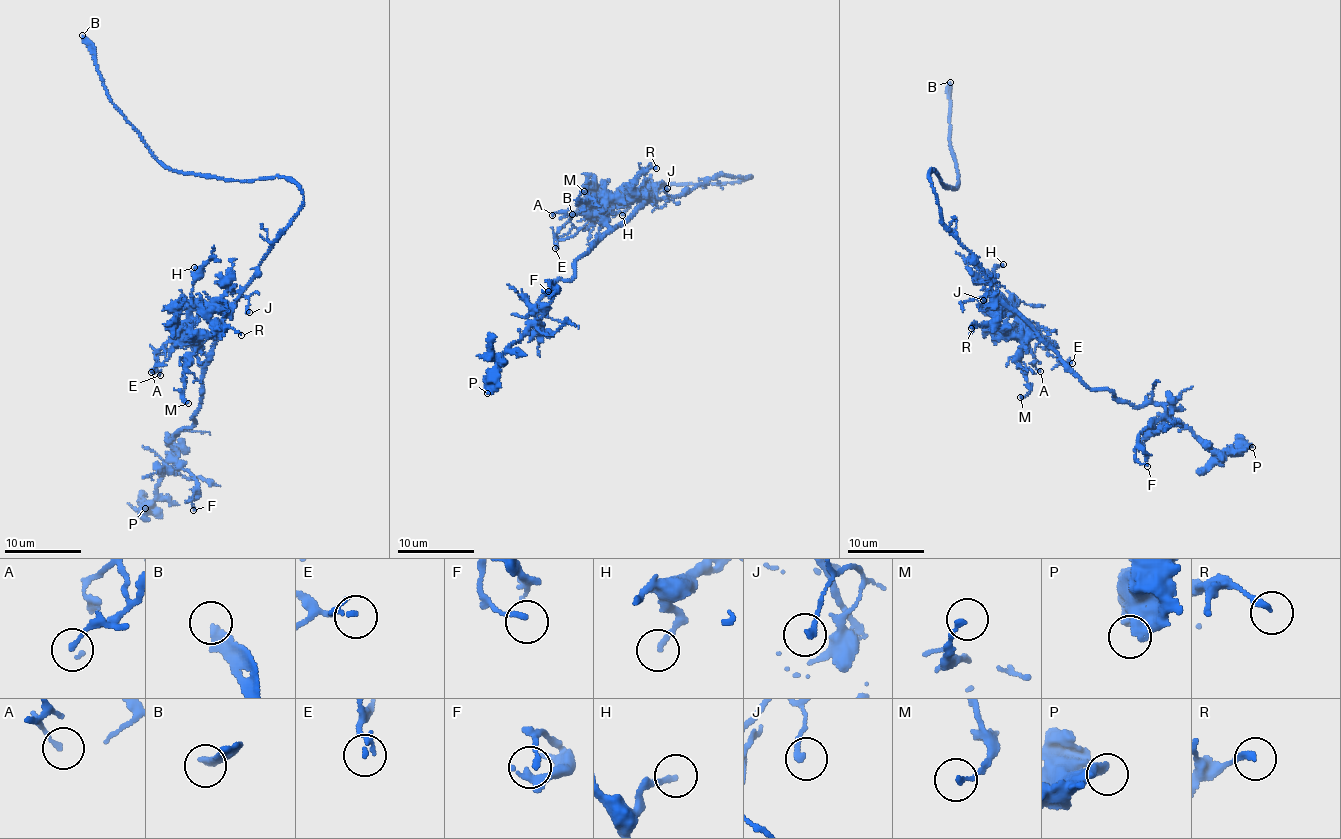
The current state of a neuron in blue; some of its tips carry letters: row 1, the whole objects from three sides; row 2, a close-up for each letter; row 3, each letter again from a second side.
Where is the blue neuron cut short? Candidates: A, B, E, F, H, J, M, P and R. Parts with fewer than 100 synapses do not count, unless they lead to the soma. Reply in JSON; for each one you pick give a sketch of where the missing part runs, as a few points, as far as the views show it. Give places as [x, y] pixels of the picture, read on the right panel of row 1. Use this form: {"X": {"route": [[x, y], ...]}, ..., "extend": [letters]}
{"B": {"route": [[950, 82], [949, 24], [942, 12]]}, "extend": ["B"]}

